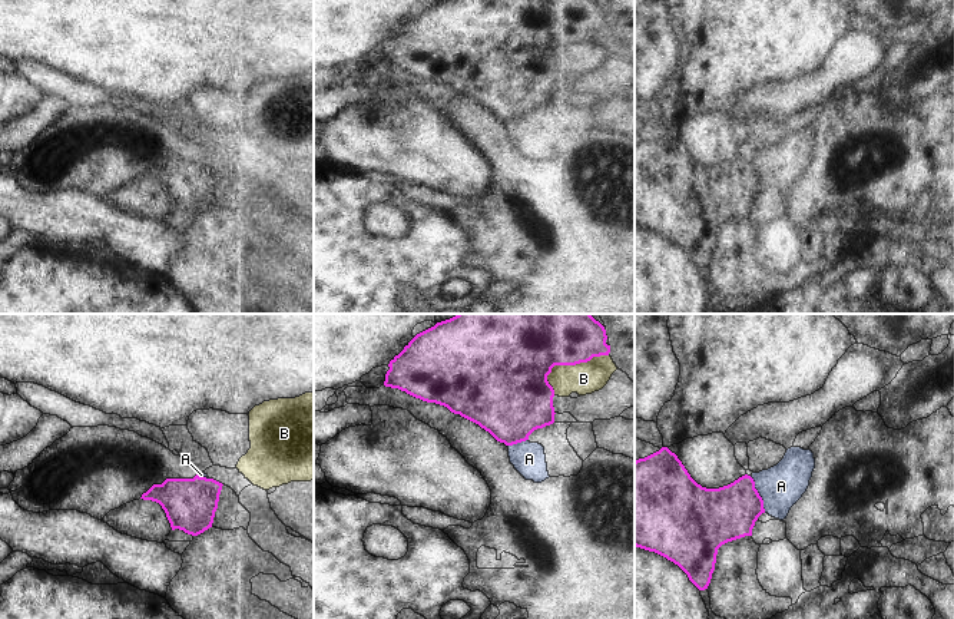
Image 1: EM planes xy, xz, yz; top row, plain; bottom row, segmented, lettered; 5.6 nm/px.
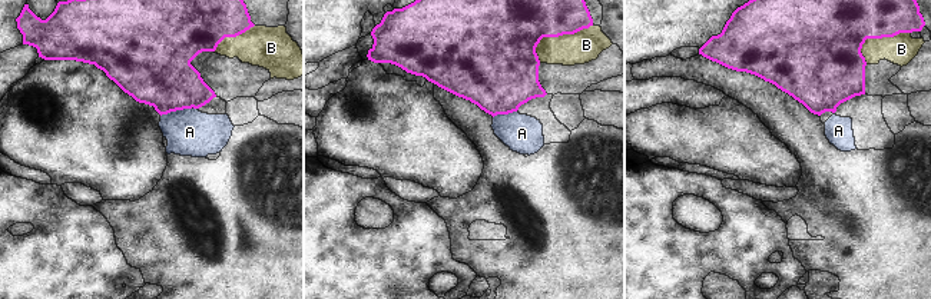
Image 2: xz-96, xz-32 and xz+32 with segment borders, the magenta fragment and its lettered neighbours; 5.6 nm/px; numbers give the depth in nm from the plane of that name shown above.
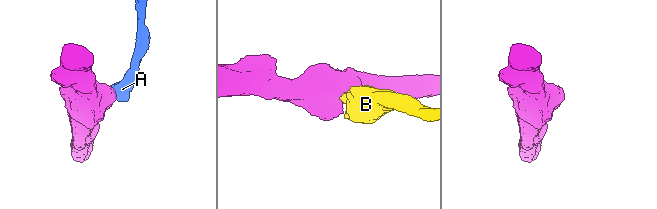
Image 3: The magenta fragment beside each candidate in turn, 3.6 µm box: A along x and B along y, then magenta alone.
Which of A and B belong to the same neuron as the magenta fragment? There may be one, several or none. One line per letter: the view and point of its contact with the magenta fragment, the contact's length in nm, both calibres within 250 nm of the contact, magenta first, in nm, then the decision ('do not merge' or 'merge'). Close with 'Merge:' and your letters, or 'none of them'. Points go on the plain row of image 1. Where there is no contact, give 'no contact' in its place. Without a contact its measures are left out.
A: meets magenta in yz at (758, 174); contact 220 nm long; 300 nm thick on the magenta side, 240 nm on the other; do not merge
B: meets magenta in xz at (566, 43); contact 380 nm long; 360 nm thick on the magenta side, 180 nm on the other; do not merge
Merge: none of them

